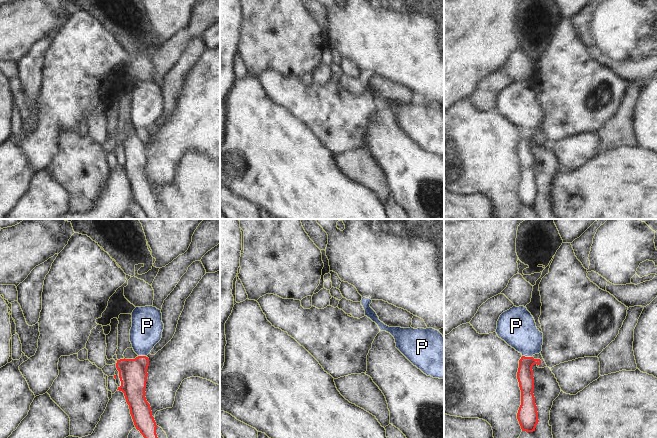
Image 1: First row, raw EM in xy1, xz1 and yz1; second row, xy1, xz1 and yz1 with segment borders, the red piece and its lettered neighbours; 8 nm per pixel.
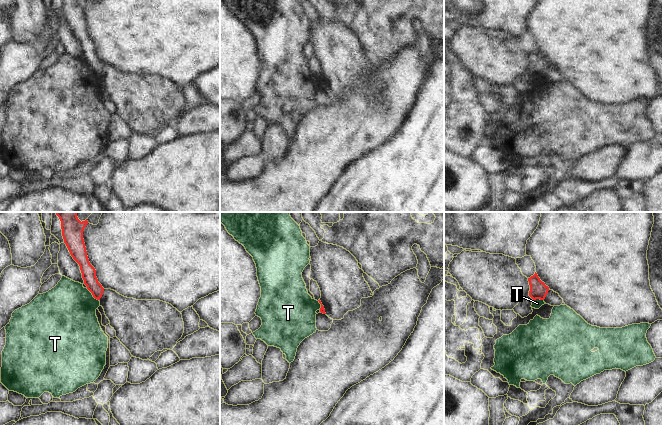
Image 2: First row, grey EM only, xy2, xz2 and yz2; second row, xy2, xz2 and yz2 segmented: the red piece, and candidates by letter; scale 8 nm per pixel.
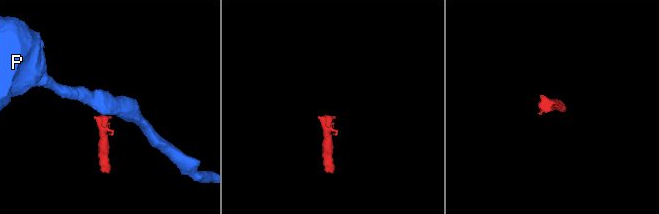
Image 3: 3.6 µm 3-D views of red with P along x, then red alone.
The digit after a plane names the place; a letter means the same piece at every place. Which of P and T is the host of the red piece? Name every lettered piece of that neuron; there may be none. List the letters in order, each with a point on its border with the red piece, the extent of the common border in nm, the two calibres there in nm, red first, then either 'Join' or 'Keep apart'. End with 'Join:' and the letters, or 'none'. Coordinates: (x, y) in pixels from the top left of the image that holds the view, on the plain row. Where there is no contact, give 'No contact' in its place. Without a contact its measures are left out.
P: Touches red at yz1 (527, 133). Shared border 80 nm. Thickness 130 nm (red) against 300 nm. Keep apart
T: Touches red at xy2 (92, 70). Shared border 140 nm. Thickness 110 nm (red) against 460 nm. Keep apart
Join: none

